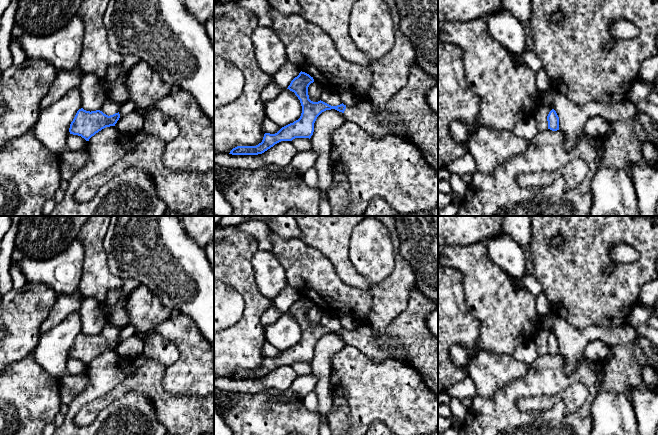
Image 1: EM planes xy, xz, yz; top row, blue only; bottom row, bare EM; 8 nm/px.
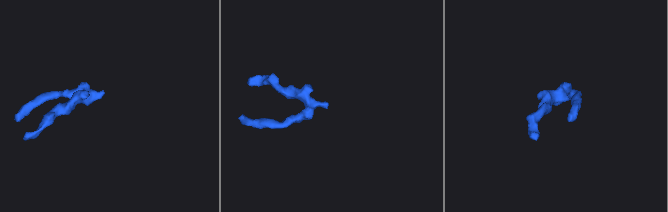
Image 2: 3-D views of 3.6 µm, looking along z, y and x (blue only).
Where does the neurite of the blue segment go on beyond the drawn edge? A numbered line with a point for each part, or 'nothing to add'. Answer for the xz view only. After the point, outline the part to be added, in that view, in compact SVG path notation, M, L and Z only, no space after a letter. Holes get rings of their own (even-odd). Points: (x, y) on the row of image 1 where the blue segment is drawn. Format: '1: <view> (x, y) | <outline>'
1: xz (364, 116) | M364 102L358 107L346 106L343 114L346 121L357 124L372 137L379 138L388 134L386 128L378 121L376 112L368 102Z

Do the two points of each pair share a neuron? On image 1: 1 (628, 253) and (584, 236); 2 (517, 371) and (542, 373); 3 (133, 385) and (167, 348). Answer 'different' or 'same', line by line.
1: different
2: different
3: different

